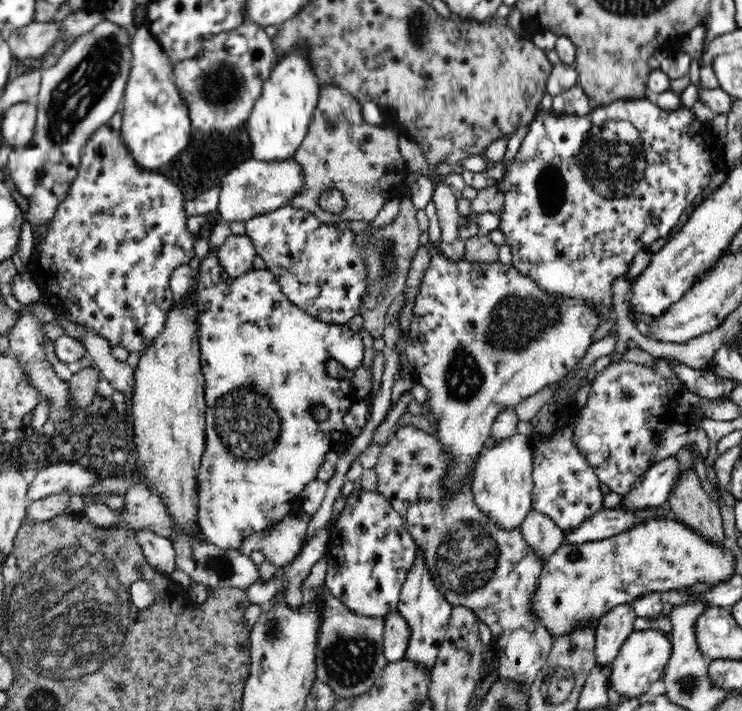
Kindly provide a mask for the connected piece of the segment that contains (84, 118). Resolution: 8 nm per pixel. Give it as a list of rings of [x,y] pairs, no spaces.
[[[108,20],[100,21],[92,30],[75,39],[52,69],[44,69],[41,72],[41,85],[36,98],[34,136],[24,146],[13,150],[7,161],[9,176],[18,194],[28,201],[25,220],[37,234],[40,234],[38,228],[44,228],[44,224],[54,218],[57,207],[68,198],[72,182],[78,174],[82,160],[80,156],[90,136],[102,124],[109,124],[112,116],[122,106],[123,94],[132,69],[132,38],[133,34],[126,27],[118,27]]]

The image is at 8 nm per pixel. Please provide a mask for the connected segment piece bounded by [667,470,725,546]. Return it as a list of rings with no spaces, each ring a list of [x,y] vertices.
[[[688,470],[680,476],[667,504],[676,520],[692,527],[713,544],[724,546],[720,507],[703,490],[696,470]]]

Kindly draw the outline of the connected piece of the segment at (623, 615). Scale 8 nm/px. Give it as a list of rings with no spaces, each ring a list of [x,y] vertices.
[[[620,604],[598,618],[594,652],[597,666],[608,666],[618,656],[632,631],[637,614],[630,604]]]

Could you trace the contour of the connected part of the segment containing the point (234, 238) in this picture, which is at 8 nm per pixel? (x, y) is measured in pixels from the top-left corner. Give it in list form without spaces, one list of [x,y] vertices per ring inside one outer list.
[[[230,235],[217,250],[219,263],[227,280],[238,278],[253,268],[252,260],[256,258],[254,244],[244,235]]]

